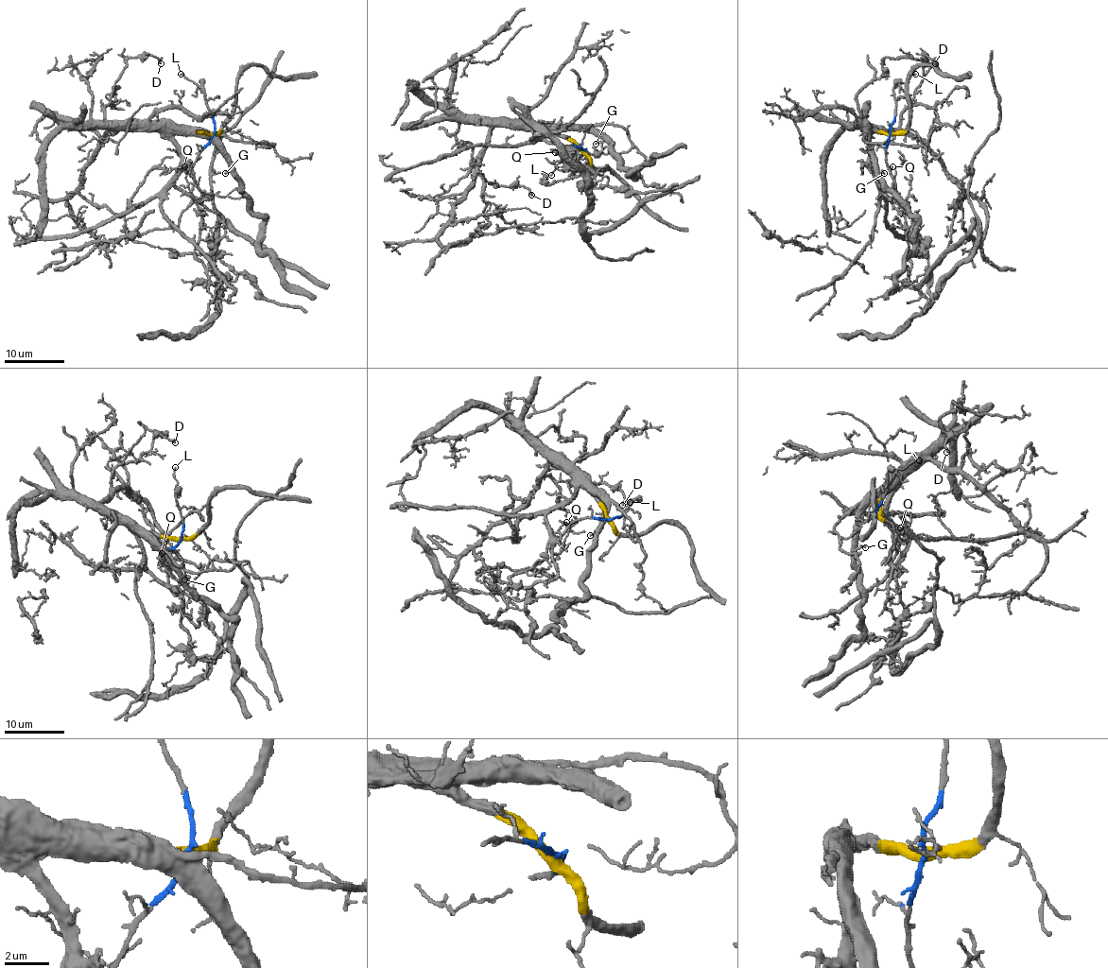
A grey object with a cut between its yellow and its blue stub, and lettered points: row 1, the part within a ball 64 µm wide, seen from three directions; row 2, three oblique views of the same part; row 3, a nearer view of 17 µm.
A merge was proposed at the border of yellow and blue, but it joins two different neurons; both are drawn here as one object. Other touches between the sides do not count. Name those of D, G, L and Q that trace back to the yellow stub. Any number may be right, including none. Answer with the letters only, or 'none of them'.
D, G

